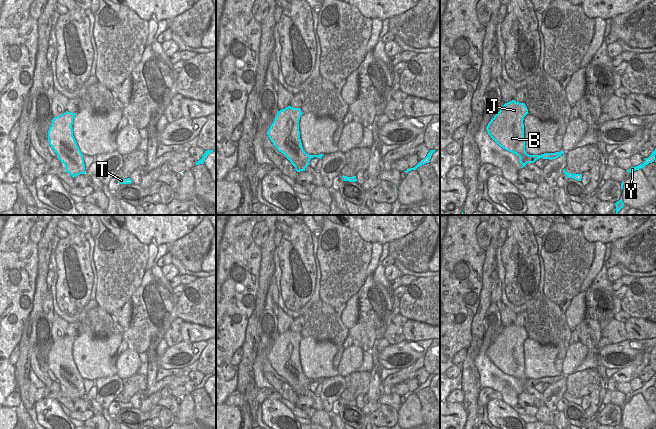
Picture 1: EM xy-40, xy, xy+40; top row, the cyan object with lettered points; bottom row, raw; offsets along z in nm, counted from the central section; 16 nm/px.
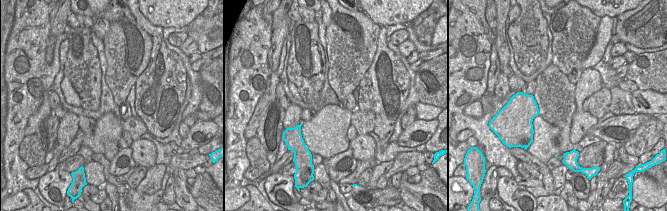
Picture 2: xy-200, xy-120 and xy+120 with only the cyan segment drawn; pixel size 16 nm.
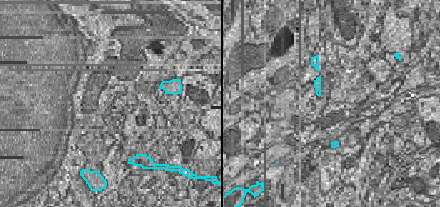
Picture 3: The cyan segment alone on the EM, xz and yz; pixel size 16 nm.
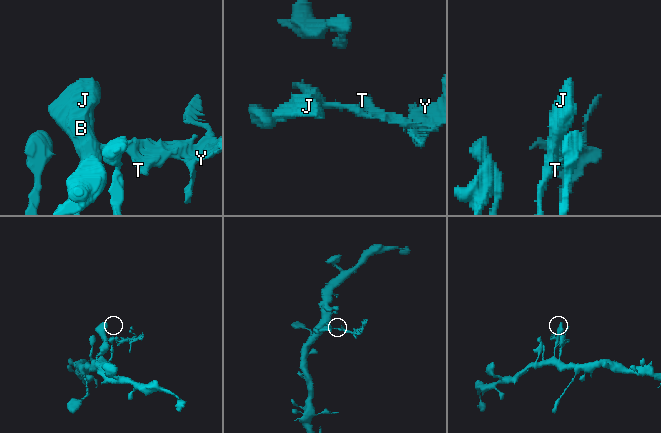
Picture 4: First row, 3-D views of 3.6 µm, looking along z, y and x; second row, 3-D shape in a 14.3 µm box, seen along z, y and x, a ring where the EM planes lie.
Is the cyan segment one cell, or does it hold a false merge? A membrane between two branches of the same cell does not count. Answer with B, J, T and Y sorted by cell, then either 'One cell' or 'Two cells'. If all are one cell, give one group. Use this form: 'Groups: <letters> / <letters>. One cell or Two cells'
Groups: B J / T Y. Two cells

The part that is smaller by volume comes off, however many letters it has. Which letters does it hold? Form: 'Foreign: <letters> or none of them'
Foreign: T, Y

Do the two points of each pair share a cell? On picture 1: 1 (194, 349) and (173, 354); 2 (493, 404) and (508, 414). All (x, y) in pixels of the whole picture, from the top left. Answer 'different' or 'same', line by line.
1: same
2: same

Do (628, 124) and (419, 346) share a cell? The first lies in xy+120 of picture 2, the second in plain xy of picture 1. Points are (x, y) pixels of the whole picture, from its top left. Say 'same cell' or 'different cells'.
same cell

